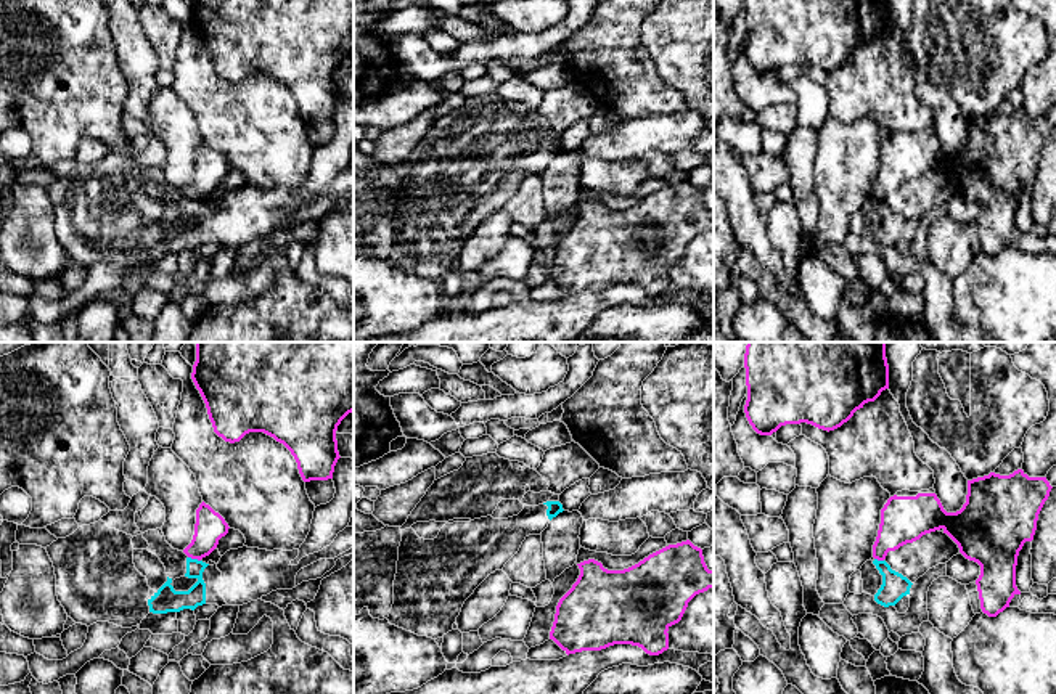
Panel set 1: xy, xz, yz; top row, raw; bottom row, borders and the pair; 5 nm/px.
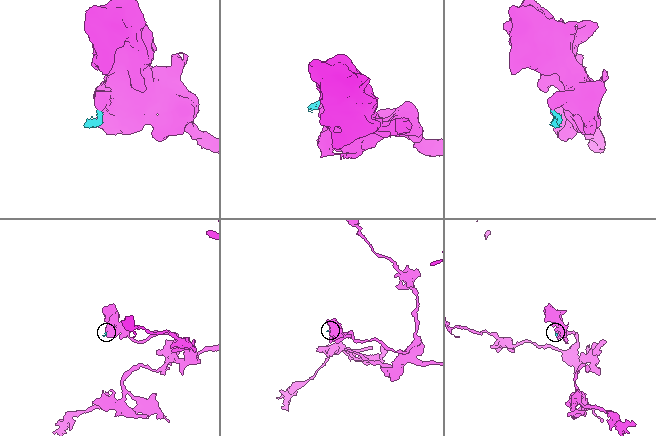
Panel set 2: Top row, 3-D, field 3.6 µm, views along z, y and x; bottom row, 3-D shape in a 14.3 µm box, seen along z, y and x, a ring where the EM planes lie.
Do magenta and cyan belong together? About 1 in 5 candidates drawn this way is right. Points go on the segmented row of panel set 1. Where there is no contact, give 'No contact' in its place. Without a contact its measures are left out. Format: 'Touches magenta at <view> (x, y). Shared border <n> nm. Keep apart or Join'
Touches magenta at xy (195, 558). Shared border 70 nm. Keep apart

